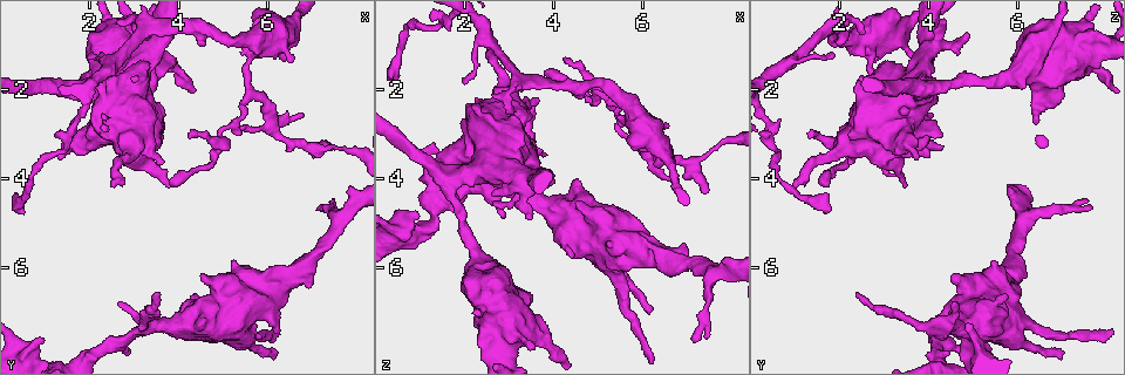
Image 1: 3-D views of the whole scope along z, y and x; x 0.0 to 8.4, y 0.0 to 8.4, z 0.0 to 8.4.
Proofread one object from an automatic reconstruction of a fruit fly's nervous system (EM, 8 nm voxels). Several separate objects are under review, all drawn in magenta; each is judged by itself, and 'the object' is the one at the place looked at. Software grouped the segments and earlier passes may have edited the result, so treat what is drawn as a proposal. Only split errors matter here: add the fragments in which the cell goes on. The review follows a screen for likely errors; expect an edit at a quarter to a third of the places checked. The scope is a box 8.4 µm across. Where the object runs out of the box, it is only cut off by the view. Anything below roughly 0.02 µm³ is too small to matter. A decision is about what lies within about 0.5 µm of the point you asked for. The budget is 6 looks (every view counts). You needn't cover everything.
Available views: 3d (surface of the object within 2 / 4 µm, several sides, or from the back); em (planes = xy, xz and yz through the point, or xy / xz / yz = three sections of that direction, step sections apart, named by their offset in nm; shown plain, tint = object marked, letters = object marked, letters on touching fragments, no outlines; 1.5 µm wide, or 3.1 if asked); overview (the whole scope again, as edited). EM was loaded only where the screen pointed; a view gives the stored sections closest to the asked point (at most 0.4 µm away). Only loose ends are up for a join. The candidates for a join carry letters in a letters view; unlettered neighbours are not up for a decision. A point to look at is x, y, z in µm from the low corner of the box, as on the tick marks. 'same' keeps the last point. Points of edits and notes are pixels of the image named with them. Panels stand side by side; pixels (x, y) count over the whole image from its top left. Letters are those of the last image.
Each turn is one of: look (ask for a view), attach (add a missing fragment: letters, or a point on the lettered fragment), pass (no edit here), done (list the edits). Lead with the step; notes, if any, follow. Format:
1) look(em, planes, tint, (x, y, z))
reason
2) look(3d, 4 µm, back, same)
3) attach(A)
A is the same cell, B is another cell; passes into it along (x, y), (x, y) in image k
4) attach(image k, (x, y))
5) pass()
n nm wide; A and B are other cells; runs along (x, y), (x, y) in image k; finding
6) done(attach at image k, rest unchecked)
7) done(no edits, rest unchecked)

look(em, planes, letters, (6.55, 1.45, 2.80))
thick end

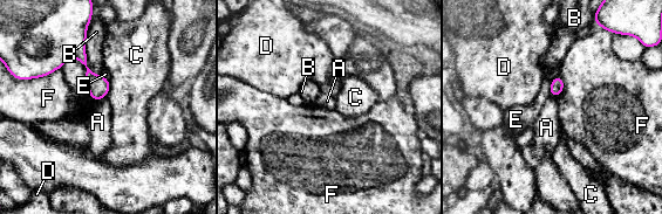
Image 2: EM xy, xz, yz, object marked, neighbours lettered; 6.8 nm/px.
pass()
A, B, C, D, E and F are other cells; border along (104, 97), (97, 102) in image 2; no lettered fragment goes on from it

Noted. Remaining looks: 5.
look(3d, 2 µm, (2.45, 4.20, 1.00))
branch stops here

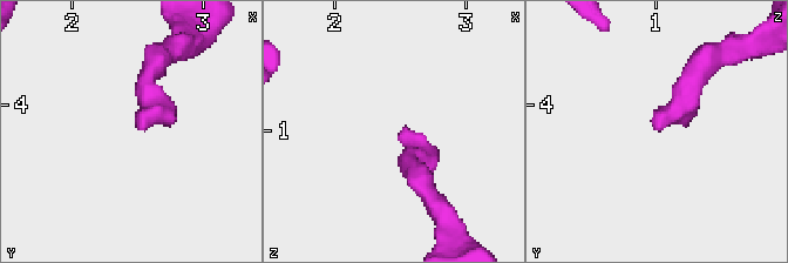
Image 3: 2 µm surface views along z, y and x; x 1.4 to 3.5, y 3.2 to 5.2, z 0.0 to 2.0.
look(em, planes, letters, (2.52, 4.18, 1.04))
shape alone is not enough

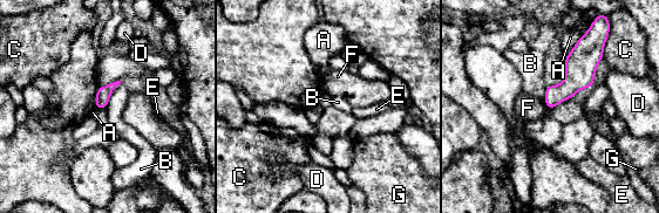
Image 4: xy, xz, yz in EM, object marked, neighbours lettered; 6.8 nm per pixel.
pass()
100 nm wide; A, B, C, D, E, F and G are other cells; border along (581, 36), (566, 55) in image 4; none of them fits

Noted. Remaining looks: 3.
look(3d, 4 µm, (2.80, 7.90, 4.80))
an open end

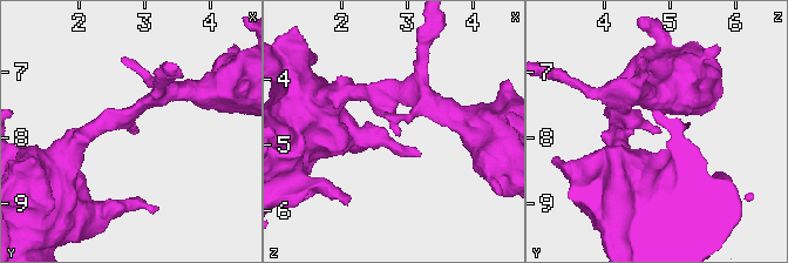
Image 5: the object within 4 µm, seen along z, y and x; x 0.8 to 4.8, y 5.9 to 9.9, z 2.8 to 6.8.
look(em, planes, letters, (2.85, 7.90, 4.90))
shape alone is not enough

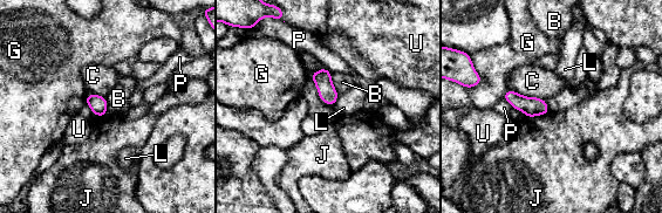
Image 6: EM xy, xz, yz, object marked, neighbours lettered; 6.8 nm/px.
pass()
B, C, G, J, L, P and U are other cells; border along (548, 112), (541, 116), (526, 117) in image 6; no lettered fragment goes on from it

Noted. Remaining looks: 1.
done(no edits, rest unchecked)

